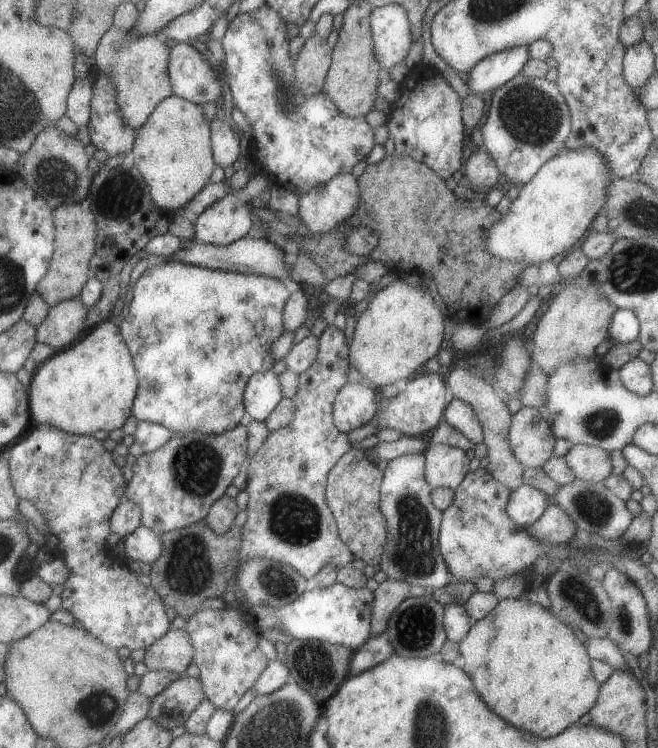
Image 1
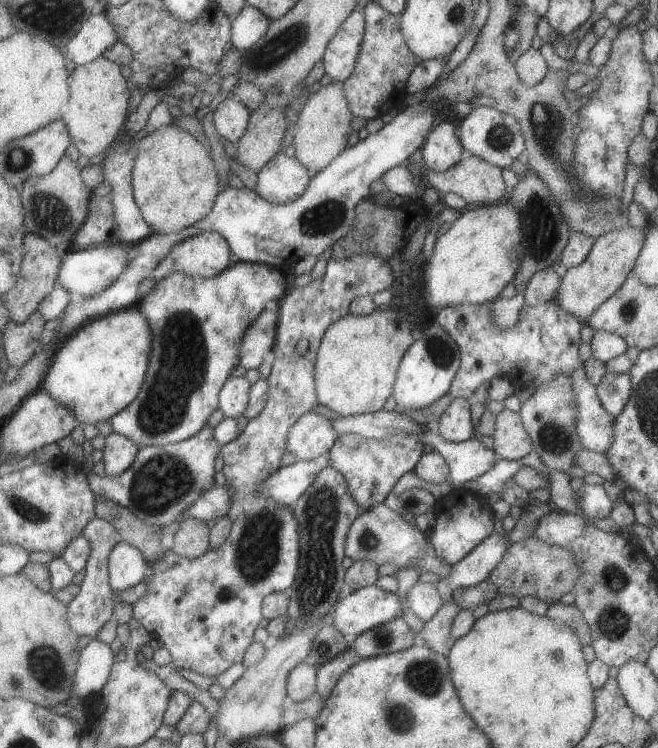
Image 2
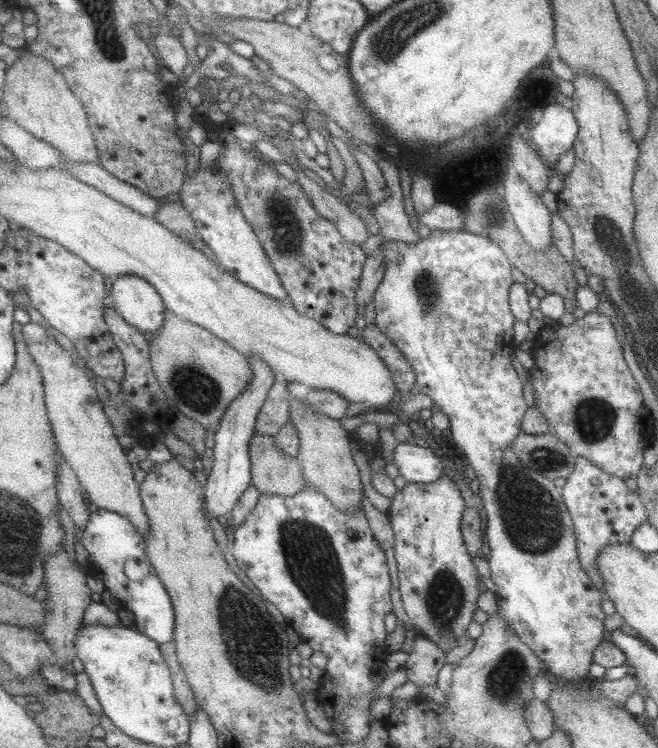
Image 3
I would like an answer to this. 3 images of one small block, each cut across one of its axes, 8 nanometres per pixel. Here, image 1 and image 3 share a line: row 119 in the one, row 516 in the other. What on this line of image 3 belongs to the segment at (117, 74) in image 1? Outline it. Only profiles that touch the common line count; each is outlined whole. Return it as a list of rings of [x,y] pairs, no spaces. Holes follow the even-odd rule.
[[[29,321],[22,325],[22,330],[27,352],[42,376],[44,405],[62,460],[70,466],[78,484],[87,493],[88,503],[93,503],[97,509],[123,515],[143,537],[147,534],[147,515],[143,511],[139,488],[123,447],[115,438],[113,427],[97,398],[93,382],[45,327]]]

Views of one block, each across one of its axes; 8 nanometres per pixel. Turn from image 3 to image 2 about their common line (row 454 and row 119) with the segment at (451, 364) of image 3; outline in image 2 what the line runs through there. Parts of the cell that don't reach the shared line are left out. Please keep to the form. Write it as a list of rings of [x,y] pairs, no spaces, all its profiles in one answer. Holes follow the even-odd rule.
[[[473,107],[463,118],[457,136],[463,151],[501,169],[510,167],[515,159],[524,156],[524,138],[515,118],[490,107]]]

